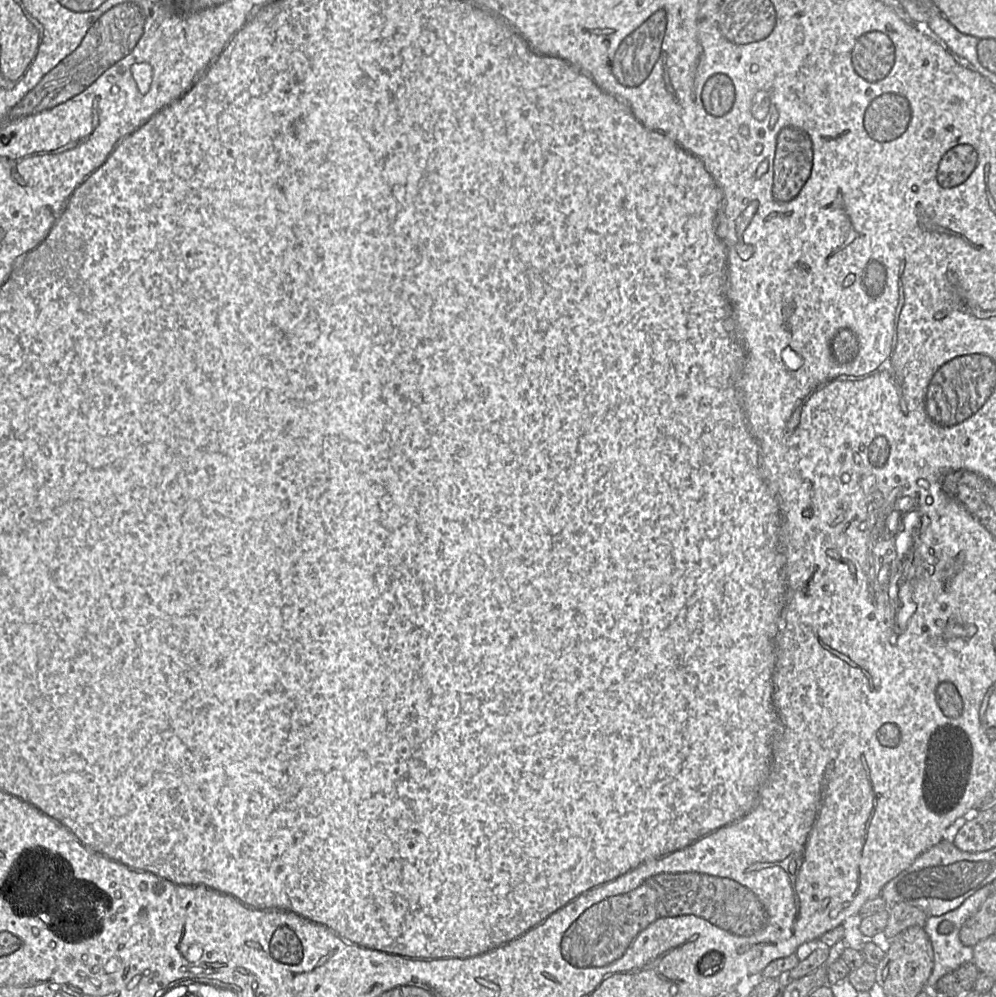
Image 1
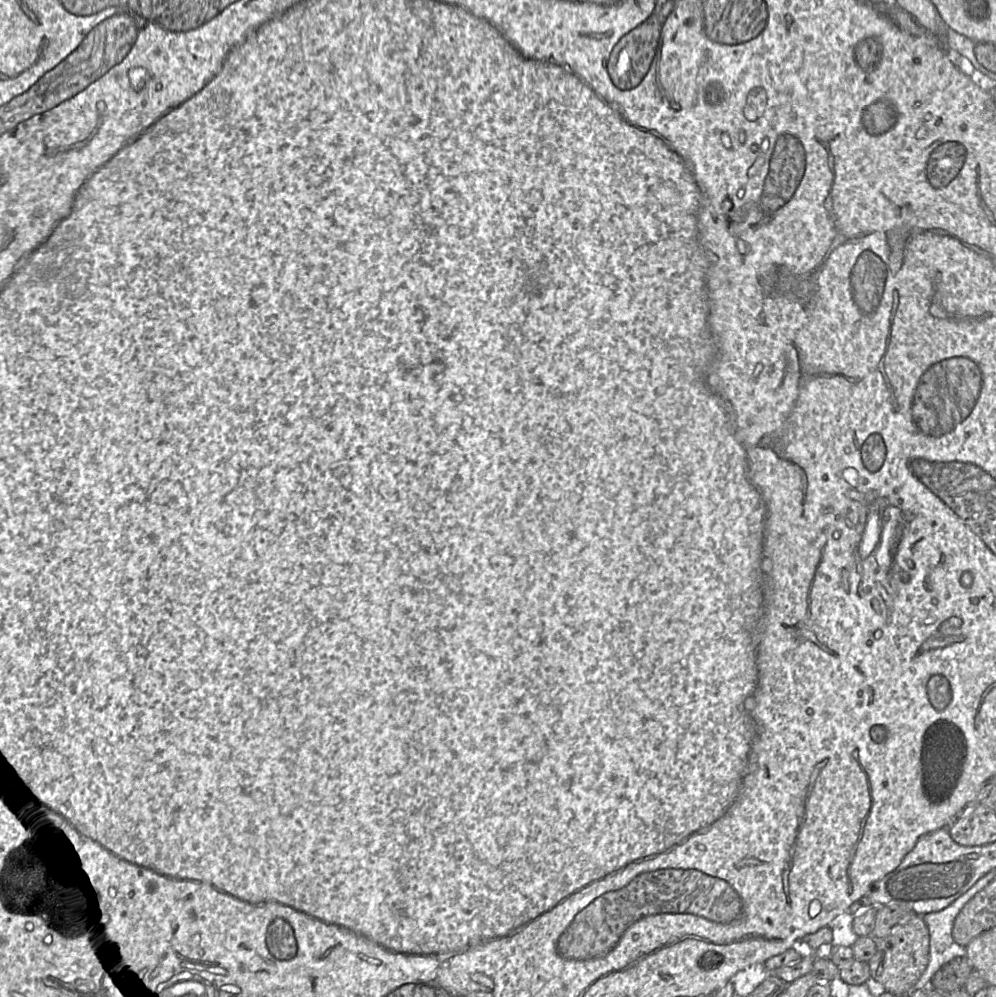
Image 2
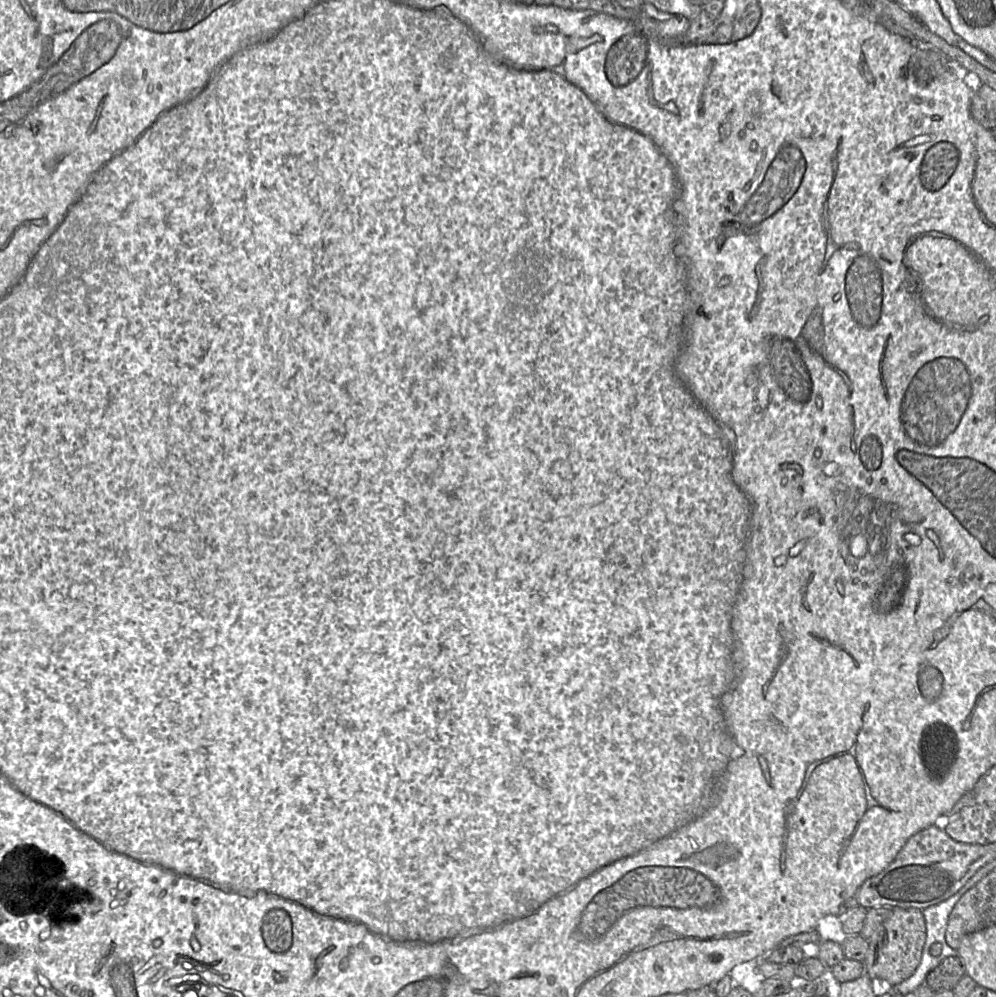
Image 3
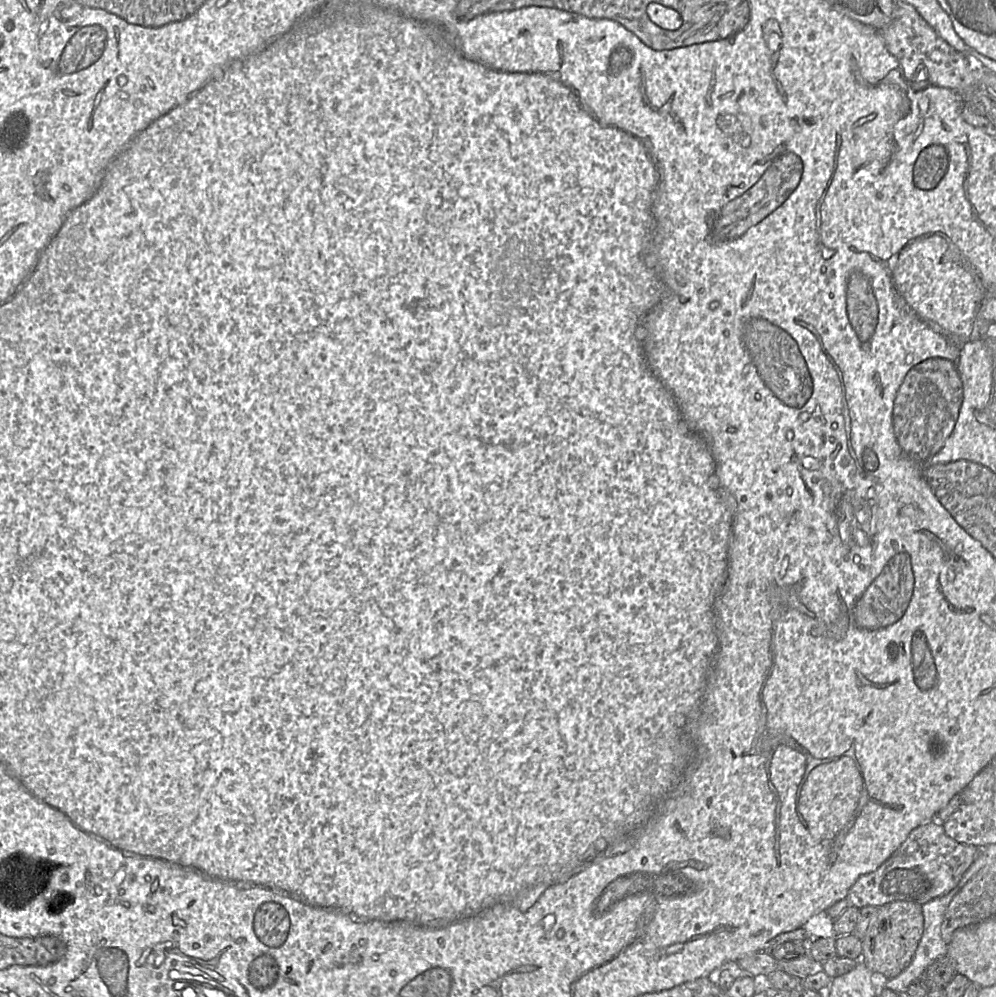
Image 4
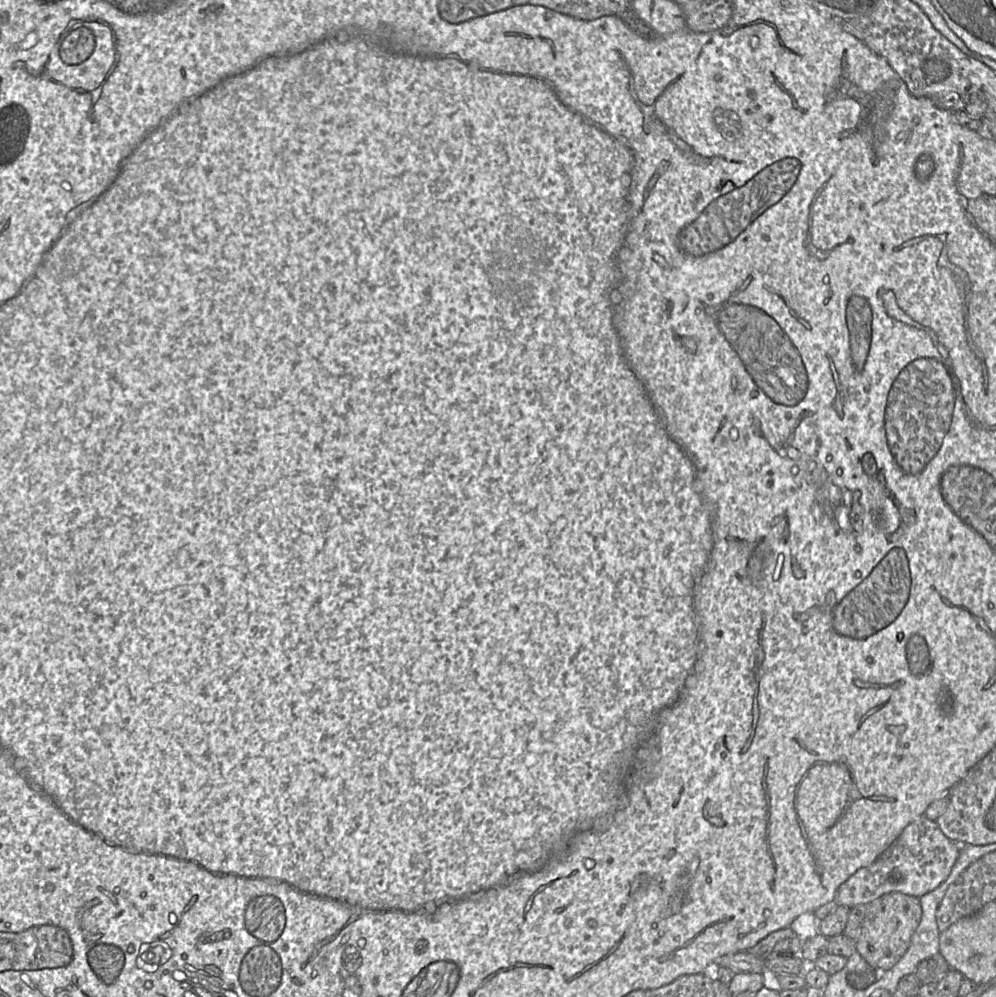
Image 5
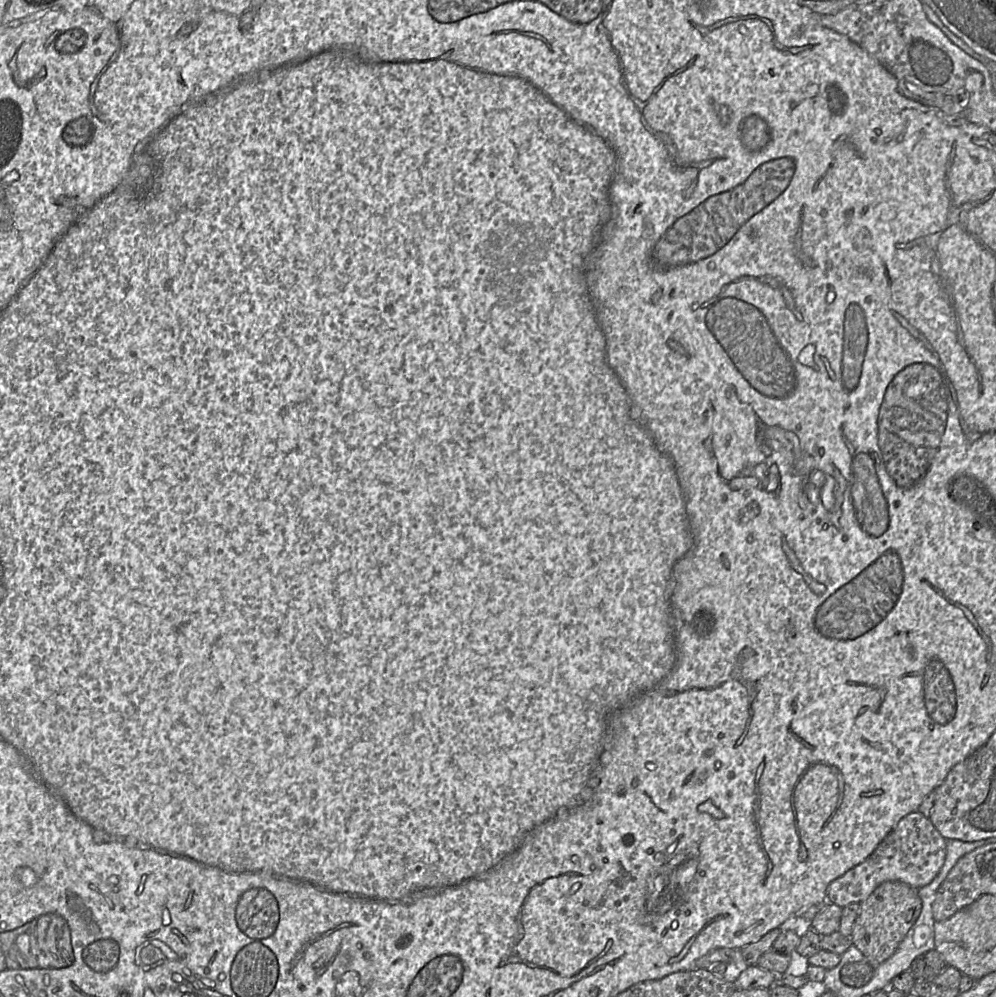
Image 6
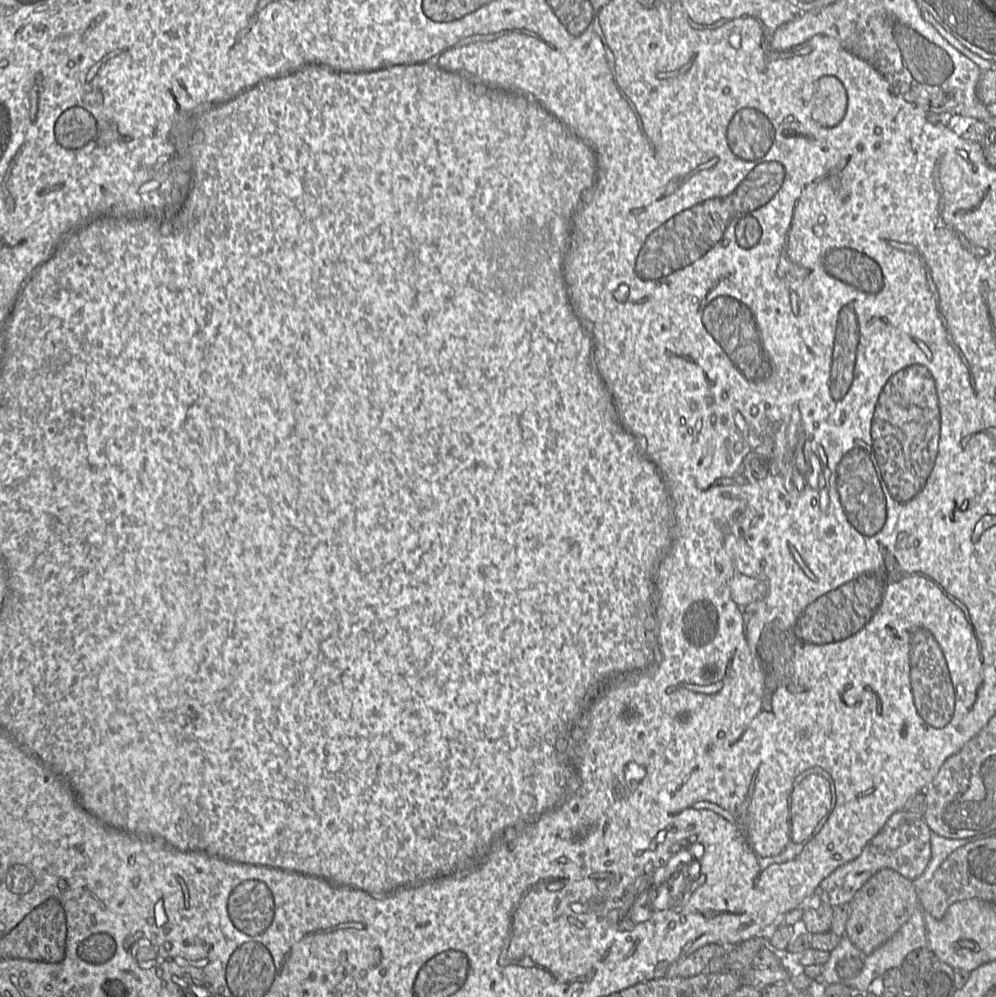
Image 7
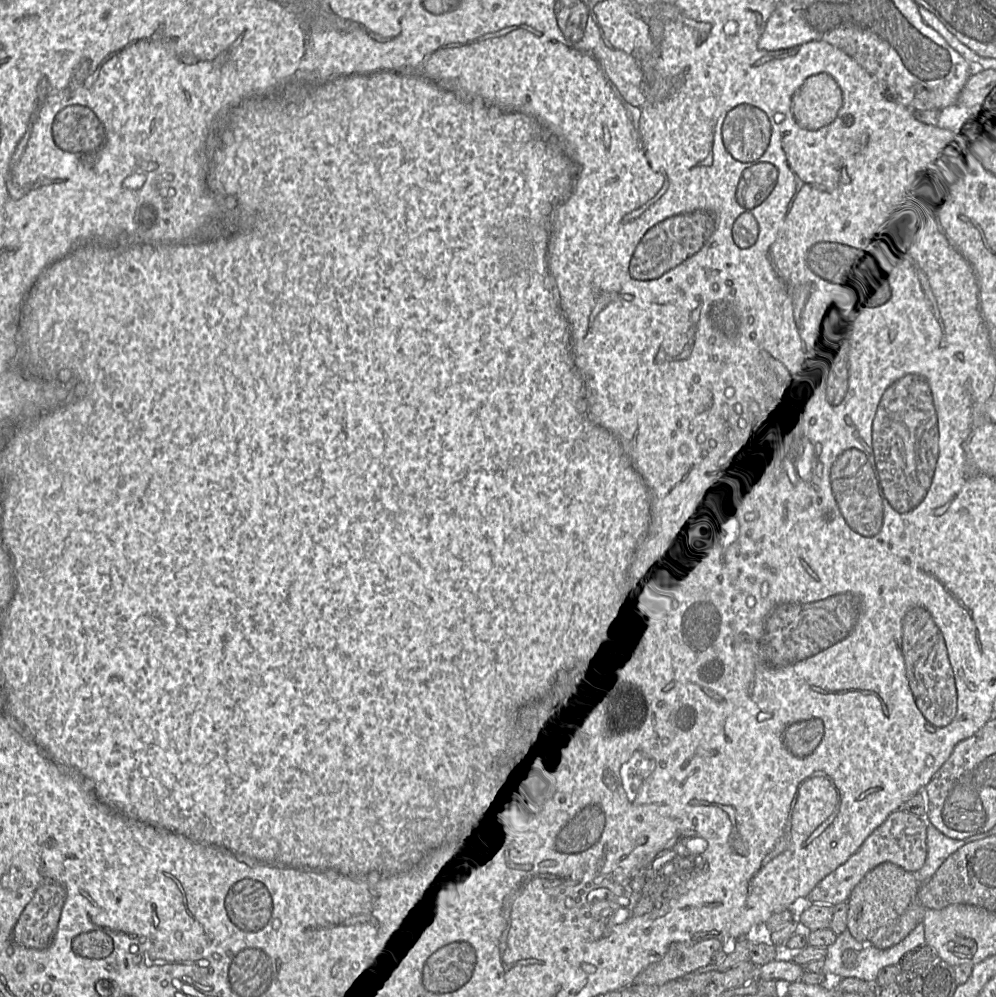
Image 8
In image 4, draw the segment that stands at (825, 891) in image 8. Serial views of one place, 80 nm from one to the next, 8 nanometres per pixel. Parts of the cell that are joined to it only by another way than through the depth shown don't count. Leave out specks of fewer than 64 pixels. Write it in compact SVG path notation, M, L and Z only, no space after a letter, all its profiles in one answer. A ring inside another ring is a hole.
M930 821L913 829L900 847L875 871L860 876L848 891L846 899L854 907L881 907L894 901L908 901L921 906L932 899L951 891L960 881L963 874L972 865L980 848L975 845L957 842L947 835L943 824Z

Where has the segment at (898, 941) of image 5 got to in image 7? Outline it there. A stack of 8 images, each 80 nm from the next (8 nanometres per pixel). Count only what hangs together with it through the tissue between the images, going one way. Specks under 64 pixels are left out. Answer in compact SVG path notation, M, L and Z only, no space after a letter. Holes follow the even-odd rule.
M884 868L875 873L849 902L846 936L865 955L885 944L919 907L919 897L913 881L898 872Z

